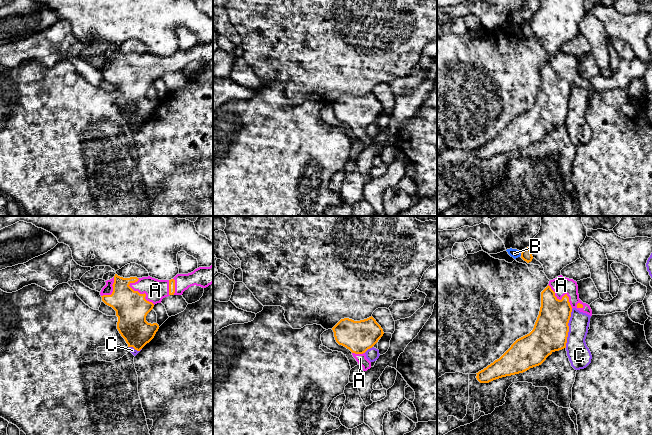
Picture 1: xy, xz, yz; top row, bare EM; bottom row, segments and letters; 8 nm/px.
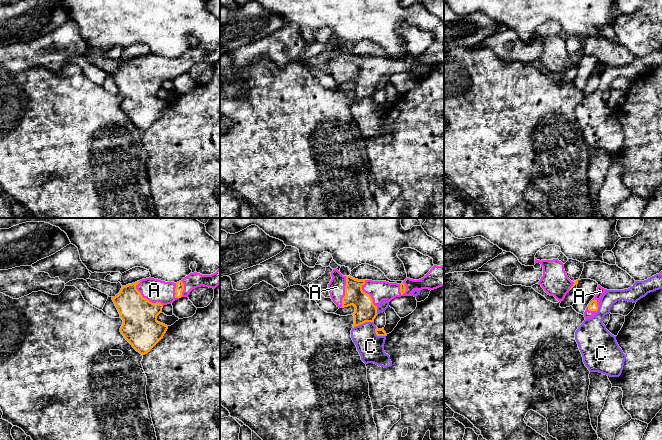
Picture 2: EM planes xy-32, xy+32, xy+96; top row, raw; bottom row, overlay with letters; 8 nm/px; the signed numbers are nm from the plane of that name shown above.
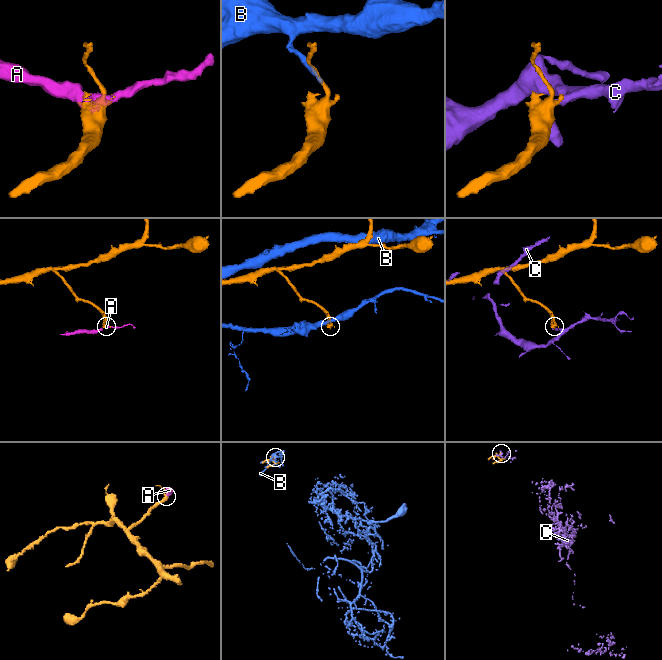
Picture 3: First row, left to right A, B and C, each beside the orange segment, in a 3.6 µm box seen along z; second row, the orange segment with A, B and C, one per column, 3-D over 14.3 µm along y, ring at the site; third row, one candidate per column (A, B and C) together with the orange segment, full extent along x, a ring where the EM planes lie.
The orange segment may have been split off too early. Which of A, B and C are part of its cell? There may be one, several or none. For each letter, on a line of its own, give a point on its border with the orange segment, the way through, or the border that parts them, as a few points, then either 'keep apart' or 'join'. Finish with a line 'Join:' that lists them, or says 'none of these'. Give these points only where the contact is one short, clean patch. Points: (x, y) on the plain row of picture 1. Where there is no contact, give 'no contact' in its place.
A: xy (144, 69) | join
B: yz (521, 30) | along yz (520, 28), (521, 31) | keep apart
C: yz (568, 104) | along yz (572, 85), (565, 123) | keep apart
Join: A

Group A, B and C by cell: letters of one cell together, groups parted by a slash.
A / B / C

